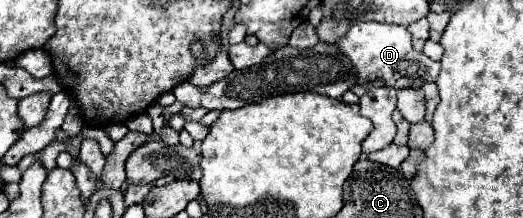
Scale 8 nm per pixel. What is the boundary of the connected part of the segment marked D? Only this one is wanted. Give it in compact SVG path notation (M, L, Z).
M359 22L353 24L345 36L337 40L337 46L343 54L349 56L357 68L359 84L371 82L375 78L383 80L391 88L421 88L425 82L433 82L439 76L441 64L423 56L423 52L413 50L411 34L405 26L381 24L381 22Z

